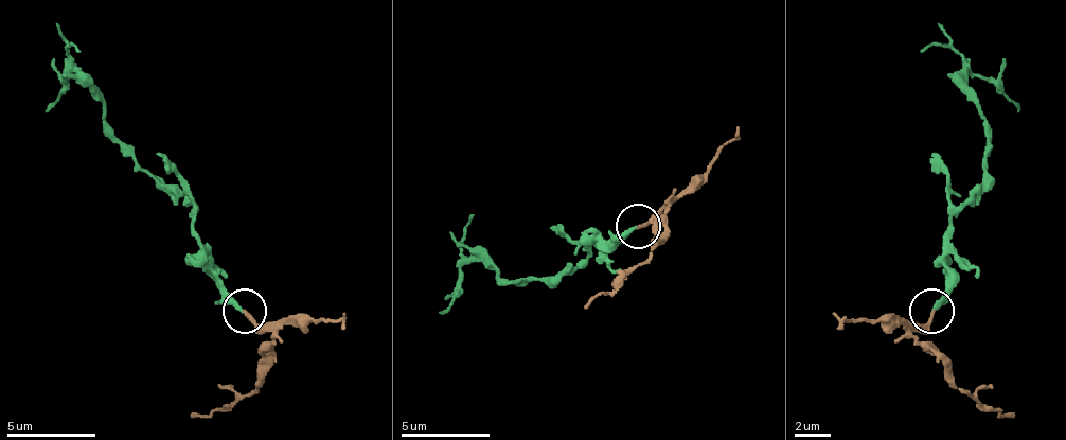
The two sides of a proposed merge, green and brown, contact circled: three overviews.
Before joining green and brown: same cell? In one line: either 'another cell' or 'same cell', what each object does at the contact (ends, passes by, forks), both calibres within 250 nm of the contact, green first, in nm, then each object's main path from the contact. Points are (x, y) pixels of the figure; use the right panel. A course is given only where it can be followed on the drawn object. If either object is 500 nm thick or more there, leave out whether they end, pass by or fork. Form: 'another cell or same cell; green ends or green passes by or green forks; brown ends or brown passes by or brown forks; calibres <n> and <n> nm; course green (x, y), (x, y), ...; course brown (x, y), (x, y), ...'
same cell; green ends; brown ends; calibres 260 and 200 nm; course green (933, 312), (946, 289), (951, 214), (985, 170), (985, 126), (969, 73), (999, 90), (1017, 112); course brown (933, 312), (916, 334), (964, 391), (1013, 419)

